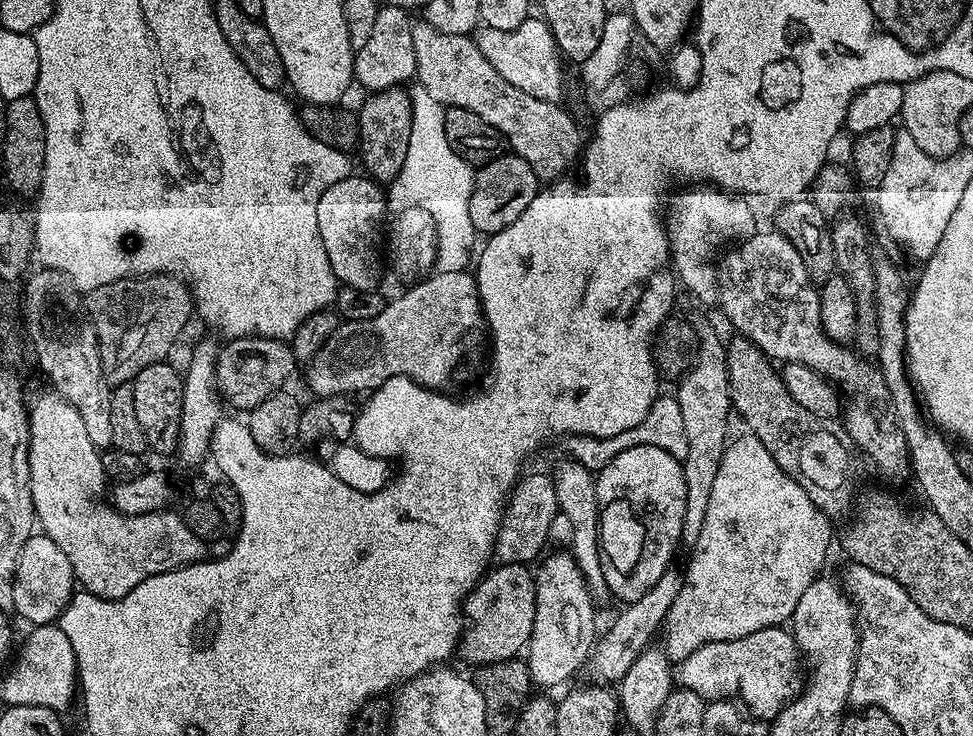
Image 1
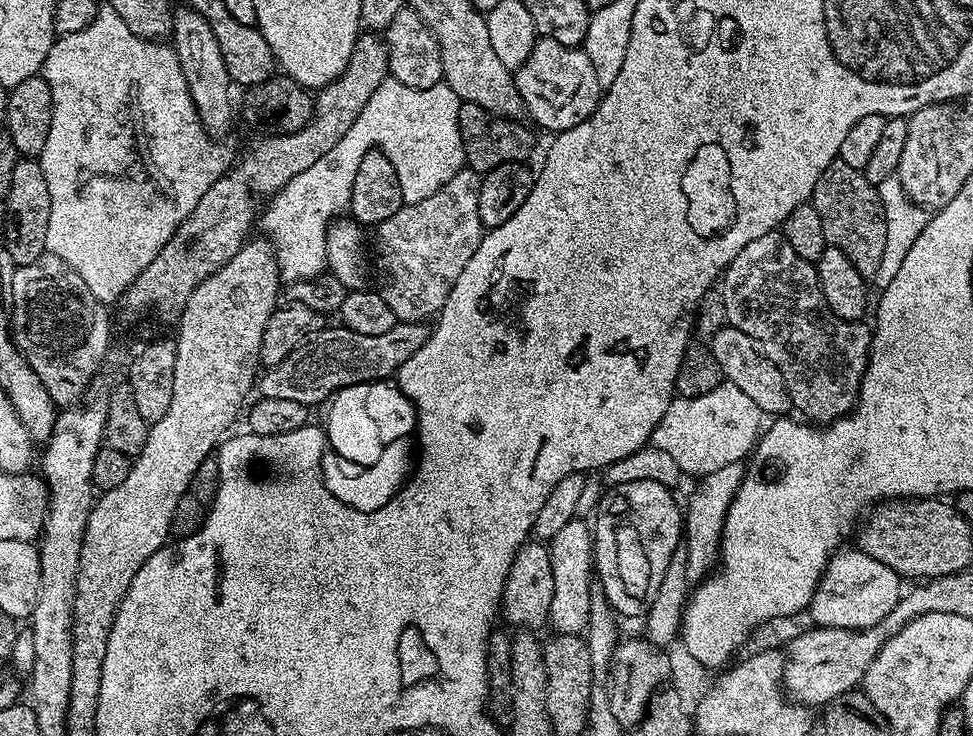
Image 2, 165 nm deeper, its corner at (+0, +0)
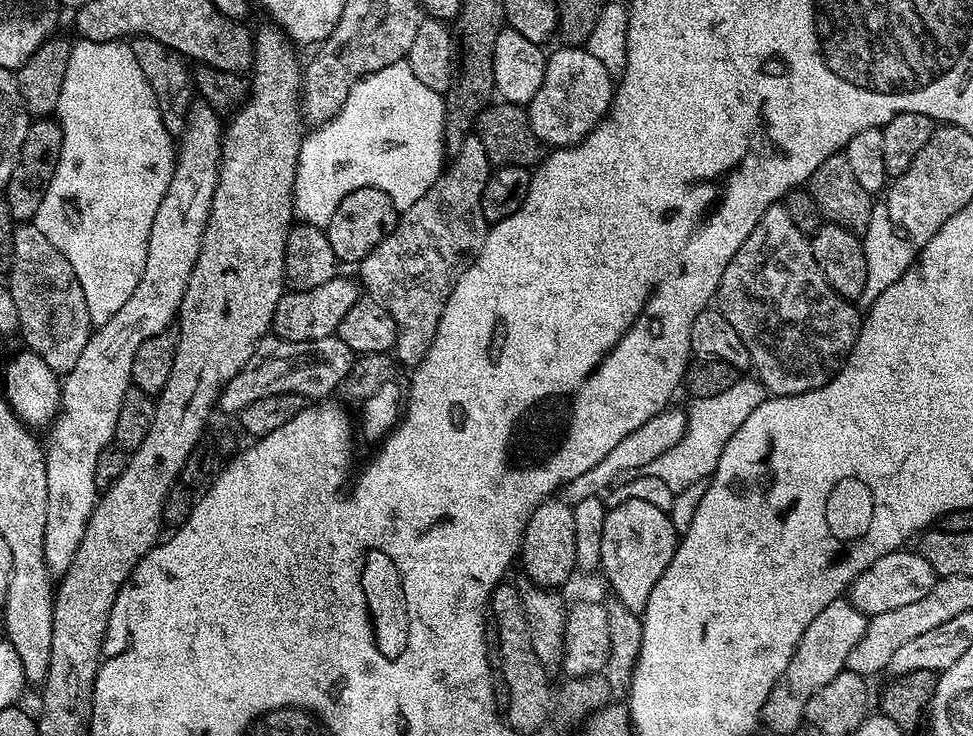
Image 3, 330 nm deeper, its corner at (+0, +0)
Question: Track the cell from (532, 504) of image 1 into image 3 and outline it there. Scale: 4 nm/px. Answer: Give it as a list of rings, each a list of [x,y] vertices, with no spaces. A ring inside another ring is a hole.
[[[676,406],[665,408],[657,416],[650,418],[650,422],[638,426],[638,430],[634,430],[634,434],[626,434],[626,438],[622,438],[622,442],[618,442],[618,446],[614,446],[614,450],[610,450],[610,454],[606,454],[606,458],[602,458],[602,462],[598,462],[598,466],[586,470],[586,474],[581,474],[569,484],[565,484],[562,489],[563,499],[575,506],[578,502],[582,502],[582,498],[594,498],[607,493],[616,484],[618,474],[626,472],[626,470],[640,472],[647,469],[648,464],[654,462],[654,458],[658,458],[662,454],[666,454],[666,450],[678,446],[686,429],[688,429],[687,415],[683,411],[679,412]]]

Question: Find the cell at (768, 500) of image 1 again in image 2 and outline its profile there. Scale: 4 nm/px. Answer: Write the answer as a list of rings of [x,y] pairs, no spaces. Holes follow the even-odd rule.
[[[731,464],[730,466],[722,466],[722,470],[714,470],[714,474],[706,474],[705,476],[699,477],[696,489],[692,492],[692,497],[688,500],[688,508],[686,504],[686,511],[682,516],[682,543],[686,546],[686,550],[688,551],[688,579],[692,582],[700,582],[705,579],[713,571],[714,565],[717,563],[719,554],[720,554],[720,539],[722,538],[722,534],[724,533],[724,519],[726,518],[726,514],[730,510],[730,502],[734,498],[734,494],[738,490],[738,486],[742,482],[742,478],[744,477],[744,464]]]

